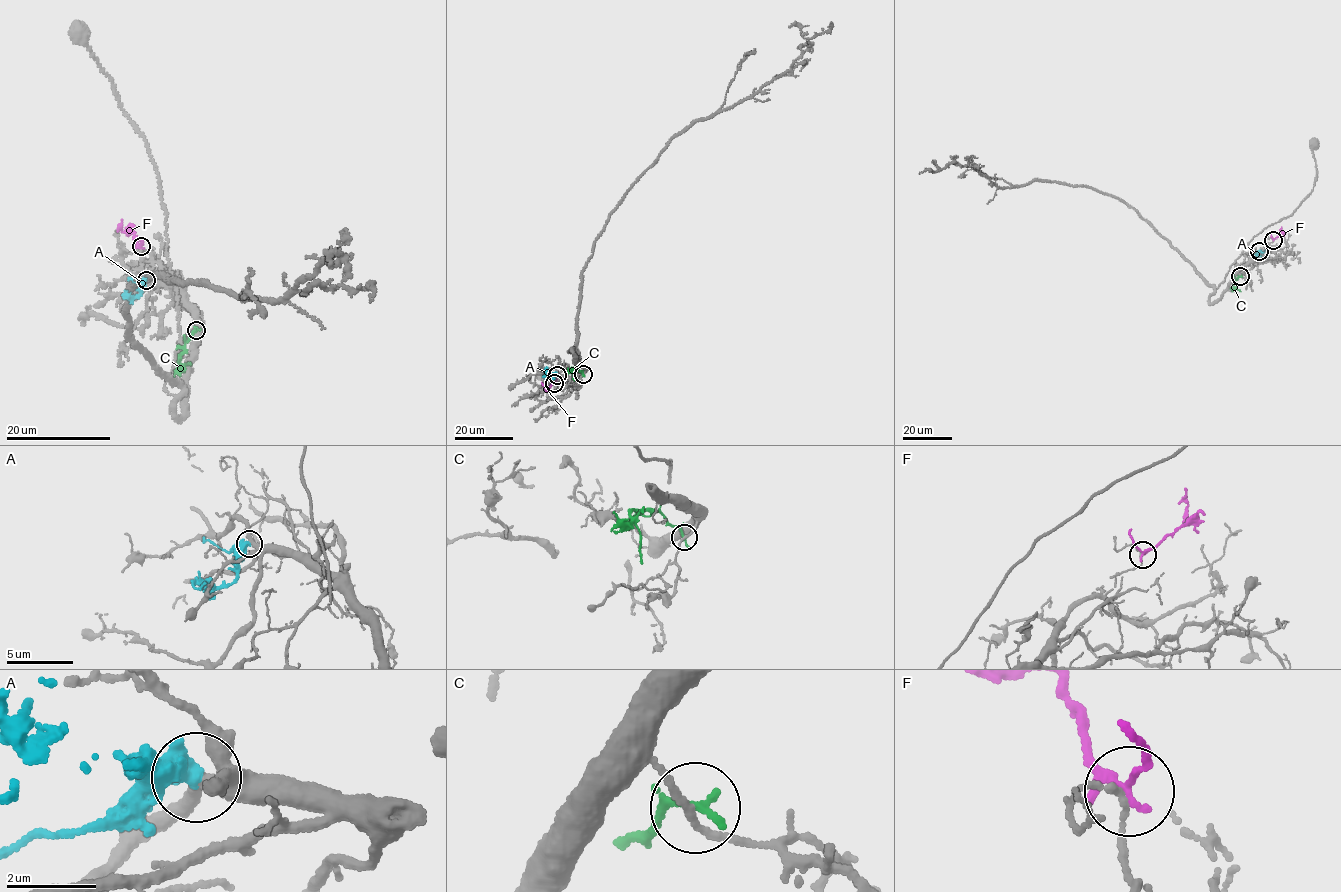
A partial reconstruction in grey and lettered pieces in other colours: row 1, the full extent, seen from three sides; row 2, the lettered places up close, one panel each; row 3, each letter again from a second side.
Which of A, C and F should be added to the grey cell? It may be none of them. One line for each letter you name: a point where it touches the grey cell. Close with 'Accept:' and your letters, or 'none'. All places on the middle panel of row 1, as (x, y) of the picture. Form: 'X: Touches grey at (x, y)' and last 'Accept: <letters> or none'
Accept: none

